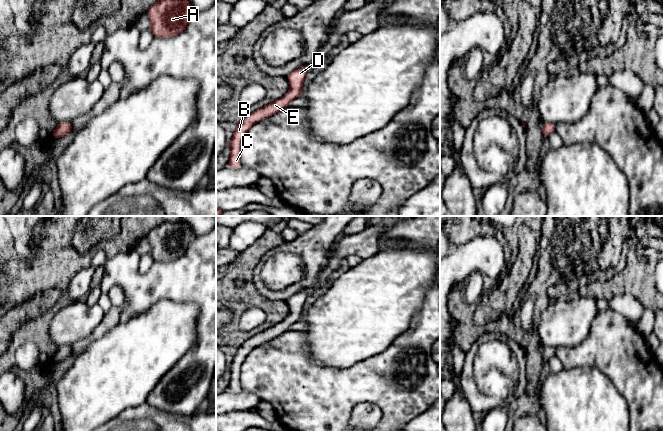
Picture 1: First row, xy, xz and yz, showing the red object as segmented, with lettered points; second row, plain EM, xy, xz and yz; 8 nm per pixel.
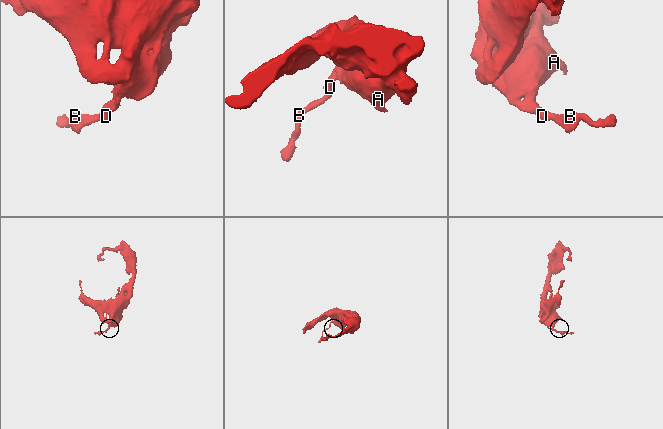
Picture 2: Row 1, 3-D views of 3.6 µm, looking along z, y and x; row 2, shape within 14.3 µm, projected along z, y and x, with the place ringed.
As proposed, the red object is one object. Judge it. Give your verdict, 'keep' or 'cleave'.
keep

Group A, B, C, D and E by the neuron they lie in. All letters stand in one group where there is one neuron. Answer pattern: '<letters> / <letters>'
A B C D E

